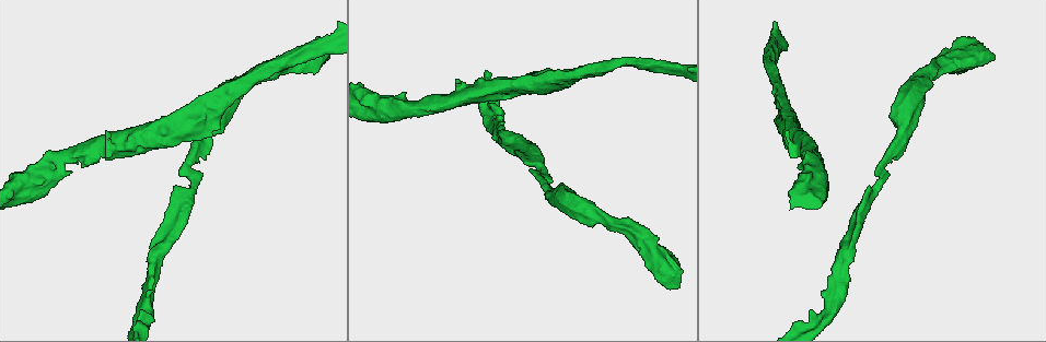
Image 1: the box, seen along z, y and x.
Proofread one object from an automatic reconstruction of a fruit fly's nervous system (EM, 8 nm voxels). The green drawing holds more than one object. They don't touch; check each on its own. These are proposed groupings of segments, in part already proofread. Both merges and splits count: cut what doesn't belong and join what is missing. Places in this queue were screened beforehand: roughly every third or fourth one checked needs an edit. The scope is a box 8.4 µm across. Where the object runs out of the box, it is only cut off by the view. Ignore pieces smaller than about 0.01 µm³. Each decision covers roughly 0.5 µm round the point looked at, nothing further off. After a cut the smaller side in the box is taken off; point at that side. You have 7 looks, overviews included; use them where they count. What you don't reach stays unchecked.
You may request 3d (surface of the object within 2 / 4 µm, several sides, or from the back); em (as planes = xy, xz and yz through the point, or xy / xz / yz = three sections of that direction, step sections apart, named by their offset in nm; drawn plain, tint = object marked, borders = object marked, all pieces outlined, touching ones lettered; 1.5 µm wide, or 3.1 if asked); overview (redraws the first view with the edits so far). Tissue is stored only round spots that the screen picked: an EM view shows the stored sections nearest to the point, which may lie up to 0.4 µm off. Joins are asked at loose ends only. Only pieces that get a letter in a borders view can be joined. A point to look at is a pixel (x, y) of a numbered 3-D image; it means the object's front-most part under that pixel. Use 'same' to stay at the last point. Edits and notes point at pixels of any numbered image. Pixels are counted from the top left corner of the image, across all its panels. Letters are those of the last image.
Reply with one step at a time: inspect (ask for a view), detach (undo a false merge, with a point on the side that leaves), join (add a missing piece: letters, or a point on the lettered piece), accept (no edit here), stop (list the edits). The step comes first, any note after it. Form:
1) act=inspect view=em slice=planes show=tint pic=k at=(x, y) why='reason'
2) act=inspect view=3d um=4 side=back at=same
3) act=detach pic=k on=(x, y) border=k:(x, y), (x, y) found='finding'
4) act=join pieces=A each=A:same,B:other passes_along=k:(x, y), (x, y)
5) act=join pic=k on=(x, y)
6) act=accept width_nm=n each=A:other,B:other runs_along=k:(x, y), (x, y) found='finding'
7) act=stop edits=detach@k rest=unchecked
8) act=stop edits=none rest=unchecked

act=inspect view=3d um=4 pic=1 at=(218, 125) why='branch stops here'

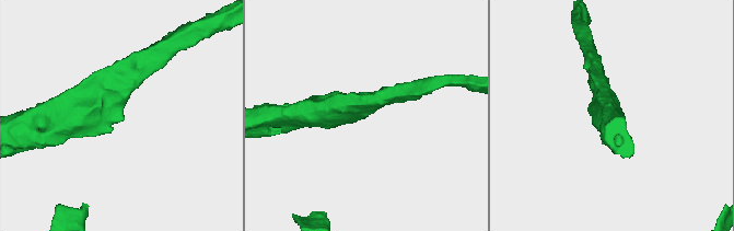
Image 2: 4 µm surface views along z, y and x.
act=inspect view=em slice=planes show=tint pic=2 at=(123, 116)

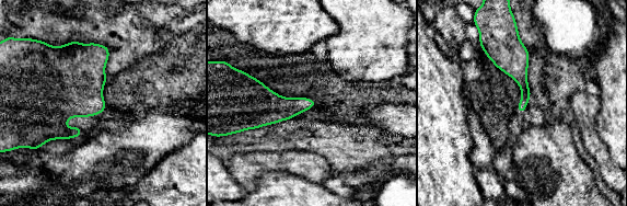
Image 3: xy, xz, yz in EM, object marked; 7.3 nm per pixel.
act=inspect view=em slice=planes show=borders at=same

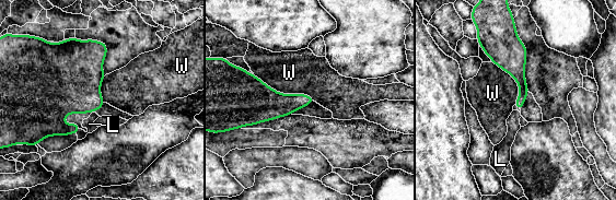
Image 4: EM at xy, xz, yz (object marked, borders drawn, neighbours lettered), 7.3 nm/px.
act=join pieces=L each=L:same,W:other found='the cell continues'

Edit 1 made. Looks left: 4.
act=inspect view=3d um=4 pic=1 at=(533, 162) why='two arms at a narrow angle'

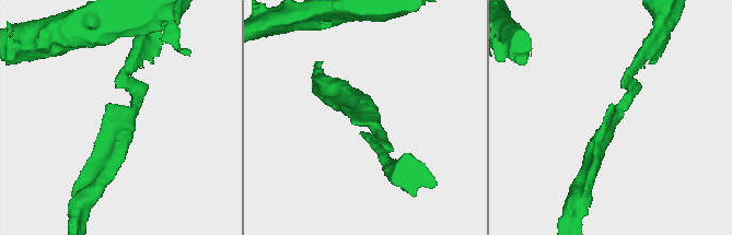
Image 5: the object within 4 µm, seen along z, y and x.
act=inspect view=em slice=yz step=4 show=tint pic=5 at=(609, 126)

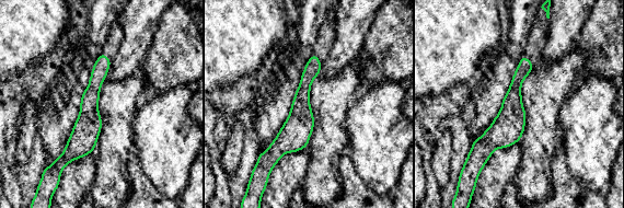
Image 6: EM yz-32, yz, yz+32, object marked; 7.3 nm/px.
act=inspect view=em slice=planes show=borders at=same why='cut it another way'

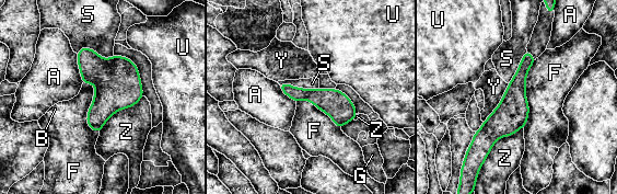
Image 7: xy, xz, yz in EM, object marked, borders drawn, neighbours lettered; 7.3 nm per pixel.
act=accept each=A:other,B:other,F:other,G:other,S:other,U:other,Y:other,Z:other arms=3 runs_along=7:(527, 55), (513, 110), (480, 147) found='one cell here'

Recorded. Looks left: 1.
act=stop edits=join@4 rest=unchecked

